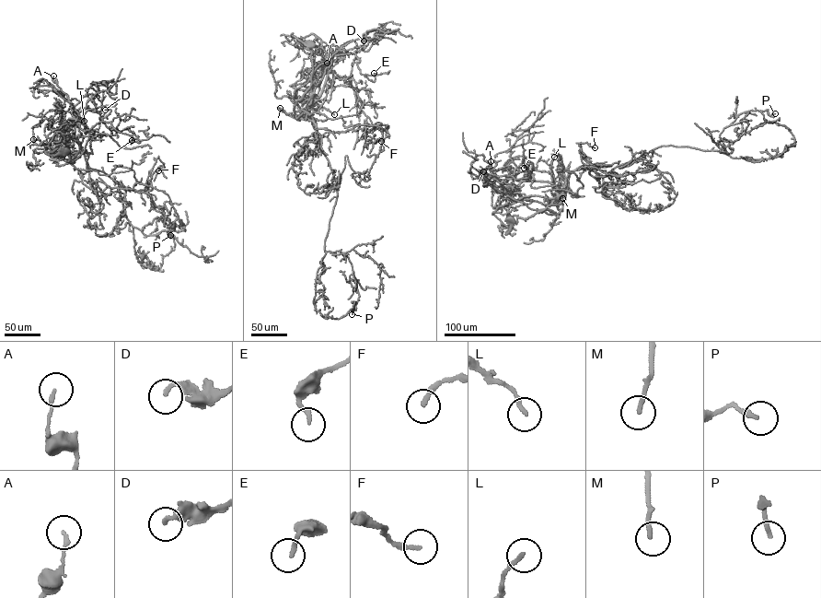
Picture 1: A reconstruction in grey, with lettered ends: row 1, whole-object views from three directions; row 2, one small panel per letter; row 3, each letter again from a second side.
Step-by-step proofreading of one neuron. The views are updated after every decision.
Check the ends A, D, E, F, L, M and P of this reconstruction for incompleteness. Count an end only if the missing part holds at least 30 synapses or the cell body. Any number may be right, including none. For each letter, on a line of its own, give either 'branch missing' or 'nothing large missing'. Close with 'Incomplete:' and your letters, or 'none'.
A: nothing large missing
D: nothing large missing
E: nothing large missing
F: nothing large missing
L: nothing large missing
M: nothing large missing
P: nothing large missing
Incomplete: none

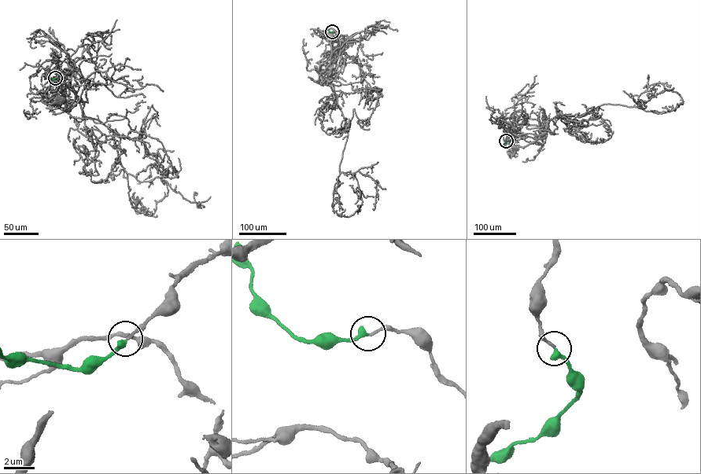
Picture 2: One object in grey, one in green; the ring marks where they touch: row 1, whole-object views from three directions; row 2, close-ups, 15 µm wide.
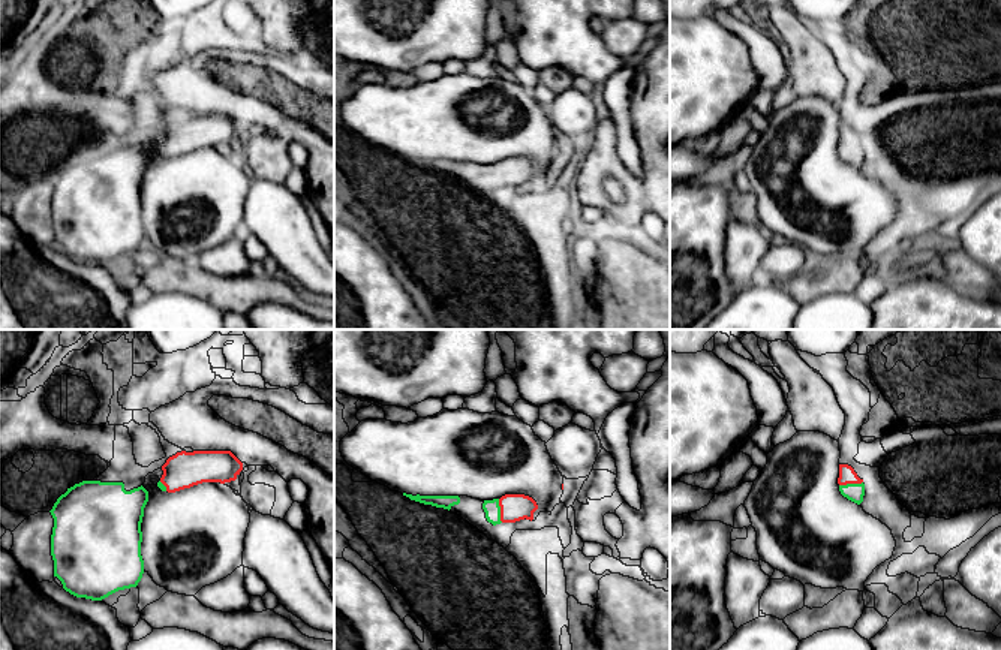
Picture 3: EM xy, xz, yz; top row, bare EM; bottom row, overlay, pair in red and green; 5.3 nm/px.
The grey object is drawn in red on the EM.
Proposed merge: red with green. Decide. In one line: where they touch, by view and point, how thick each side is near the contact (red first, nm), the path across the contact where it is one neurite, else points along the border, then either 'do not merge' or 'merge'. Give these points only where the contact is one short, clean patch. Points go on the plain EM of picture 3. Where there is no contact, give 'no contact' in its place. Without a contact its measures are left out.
xz (501, 175) | 140/90 nm | across xz (513, 171), (501, 175), (492, 172) | merge

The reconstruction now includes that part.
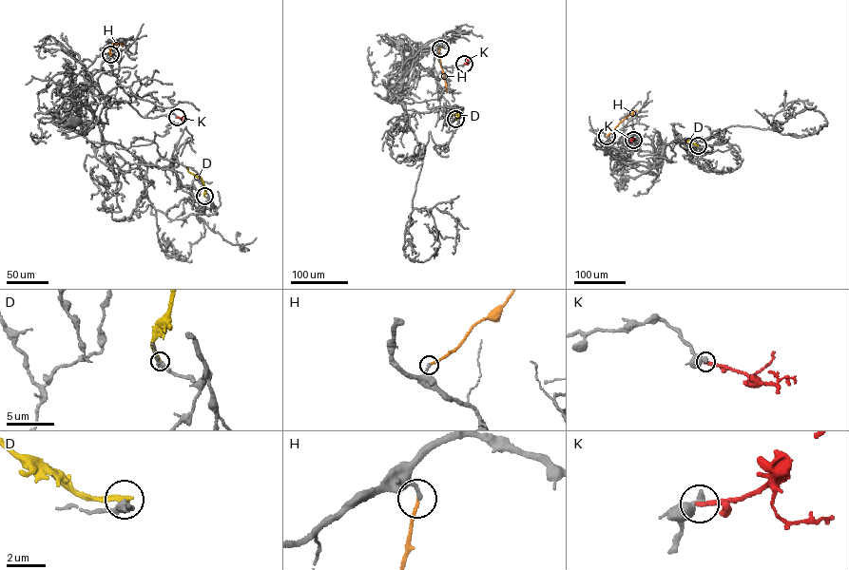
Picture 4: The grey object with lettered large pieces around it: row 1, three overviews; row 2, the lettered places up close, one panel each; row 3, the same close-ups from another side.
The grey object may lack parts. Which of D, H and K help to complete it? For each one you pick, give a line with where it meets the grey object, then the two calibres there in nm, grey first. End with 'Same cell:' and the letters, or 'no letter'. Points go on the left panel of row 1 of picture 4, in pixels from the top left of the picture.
Same cell: no letter

